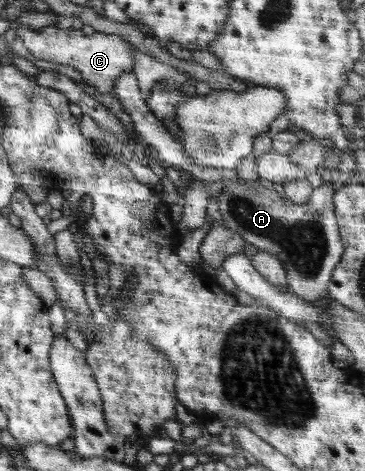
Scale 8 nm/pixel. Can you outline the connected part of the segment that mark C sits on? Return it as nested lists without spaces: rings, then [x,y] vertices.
[[[21,25],[17,29],[17,37],[35,57],[76,68],[84,77],[83,83],[95,87],[101,94],[110,93],[121,74],[133,74],[133,46],[117,34],[95,31],[86,36],[81,29],[63,30],[51,25],[36,30],[32,26]]]

